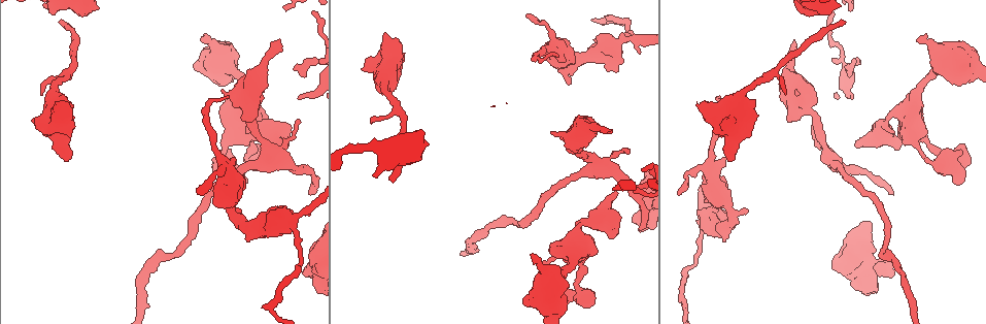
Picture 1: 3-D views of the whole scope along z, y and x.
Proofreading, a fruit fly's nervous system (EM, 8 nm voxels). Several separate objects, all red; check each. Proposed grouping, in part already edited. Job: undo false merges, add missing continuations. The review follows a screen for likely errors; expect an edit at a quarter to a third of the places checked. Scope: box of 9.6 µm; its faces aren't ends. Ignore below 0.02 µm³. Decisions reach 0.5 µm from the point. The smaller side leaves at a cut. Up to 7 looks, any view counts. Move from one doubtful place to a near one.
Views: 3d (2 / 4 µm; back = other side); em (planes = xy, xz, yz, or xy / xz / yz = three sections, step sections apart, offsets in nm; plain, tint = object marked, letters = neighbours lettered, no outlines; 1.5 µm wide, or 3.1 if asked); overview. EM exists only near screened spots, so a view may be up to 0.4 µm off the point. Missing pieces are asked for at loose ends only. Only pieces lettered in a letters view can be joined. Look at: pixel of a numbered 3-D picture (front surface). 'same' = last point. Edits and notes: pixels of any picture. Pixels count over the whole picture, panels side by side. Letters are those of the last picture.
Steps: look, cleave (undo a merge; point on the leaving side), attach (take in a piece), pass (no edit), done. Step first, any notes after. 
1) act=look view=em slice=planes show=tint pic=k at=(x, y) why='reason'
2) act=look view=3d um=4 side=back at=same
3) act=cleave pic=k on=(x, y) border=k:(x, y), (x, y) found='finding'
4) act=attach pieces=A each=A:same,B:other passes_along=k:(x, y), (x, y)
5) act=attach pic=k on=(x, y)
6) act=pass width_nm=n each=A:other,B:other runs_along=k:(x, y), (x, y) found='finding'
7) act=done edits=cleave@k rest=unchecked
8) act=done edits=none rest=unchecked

act=look view=3d um=4 pic=1 at=(682, 309) why='sharp bend'

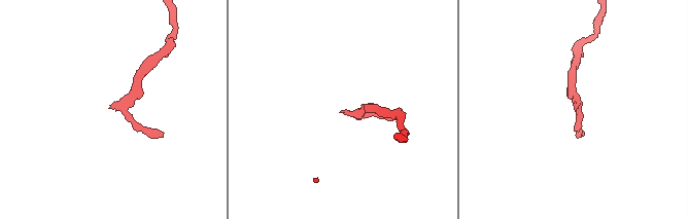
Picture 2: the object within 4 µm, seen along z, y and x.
act=look view=em slice=planes show=letters pic=2 at=(358, 114)

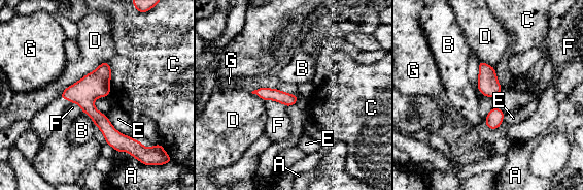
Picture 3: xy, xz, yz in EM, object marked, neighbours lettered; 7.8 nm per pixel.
act=pass each=A:other,B:other,C:other,D:other,E:other,F:other,G:other runs_along=3:(104, 65), (90, 109), (131, 149) found='one neuron here'

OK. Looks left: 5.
act=look view=3d um=4 side=back pic=1 at=(550, 131) why='an open end'

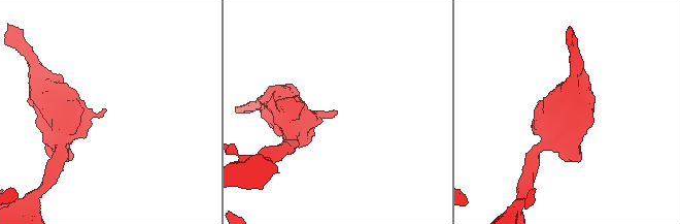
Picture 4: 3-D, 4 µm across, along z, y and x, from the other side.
act=look view=em slice=xy step=4 show=tint pic=4 at=(104, 111) why='need the tissue'

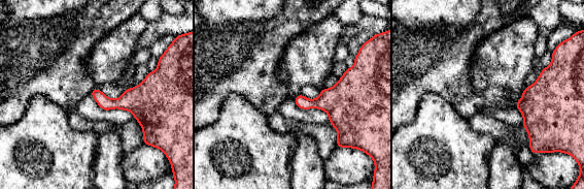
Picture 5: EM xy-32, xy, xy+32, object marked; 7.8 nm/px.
act=look view=em slice=planes show=letters at=same why='cut it another way'

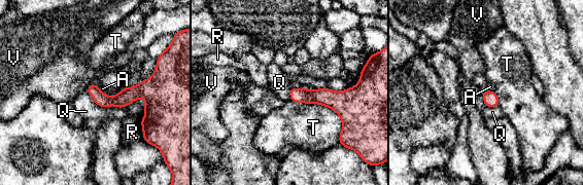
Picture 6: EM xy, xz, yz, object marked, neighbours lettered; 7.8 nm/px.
act=pass each=A:other,Q:other,R:other,T:other,V:other runs_along=6:(153, 87), (122, 100), (90, 89) found='none of them fits'

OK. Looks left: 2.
act=done edits=none rest=unchecked

